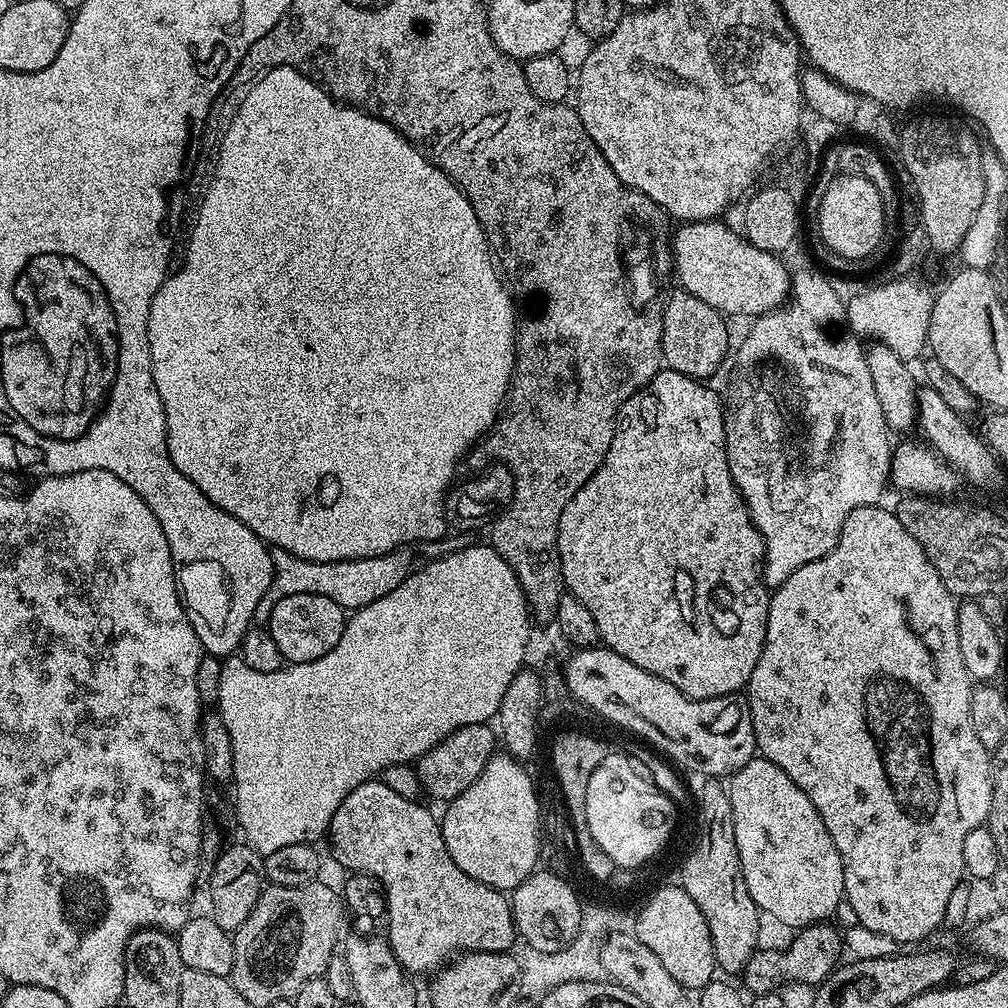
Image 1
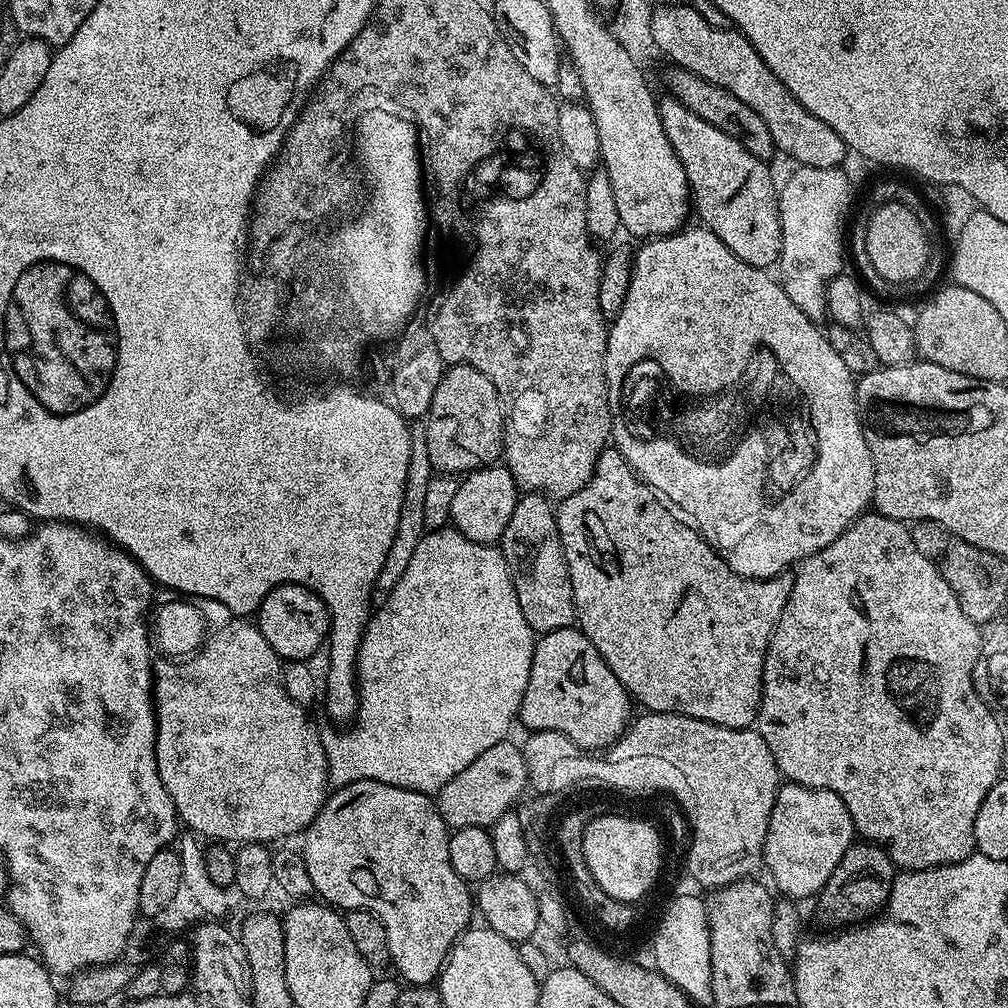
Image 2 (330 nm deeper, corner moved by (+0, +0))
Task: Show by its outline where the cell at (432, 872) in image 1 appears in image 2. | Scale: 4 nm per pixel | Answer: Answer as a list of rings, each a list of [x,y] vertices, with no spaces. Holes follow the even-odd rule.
[[[363,780],[337,787],[335,791],[325,800],[322,810],[314,818],[314,822],[303,833],[304,846],[302,853],[306,868],[310,874],[310,881],[315,888],[315,895],[321,901],[335,906],[340,910],[351,910],[354,908],[365,908],[368,912],[380,917],[382,926],[386,926],[386,938],[390,938],[390,954],[392,955],[391,967],[400,971],[399,979],[408,986],[428,986],[439,977],[440,970],[448,958],[448,952],[456,944],[456,939],[473,923],[474,916],[474,896],[469,885],[450,866],[450,846],[448,838],[450,829],[445,820],[440,816],[436,808],[435,799],[429,793],[406,790],[398,786],[390,786],[386,782],[374,782],[373,780]]]

